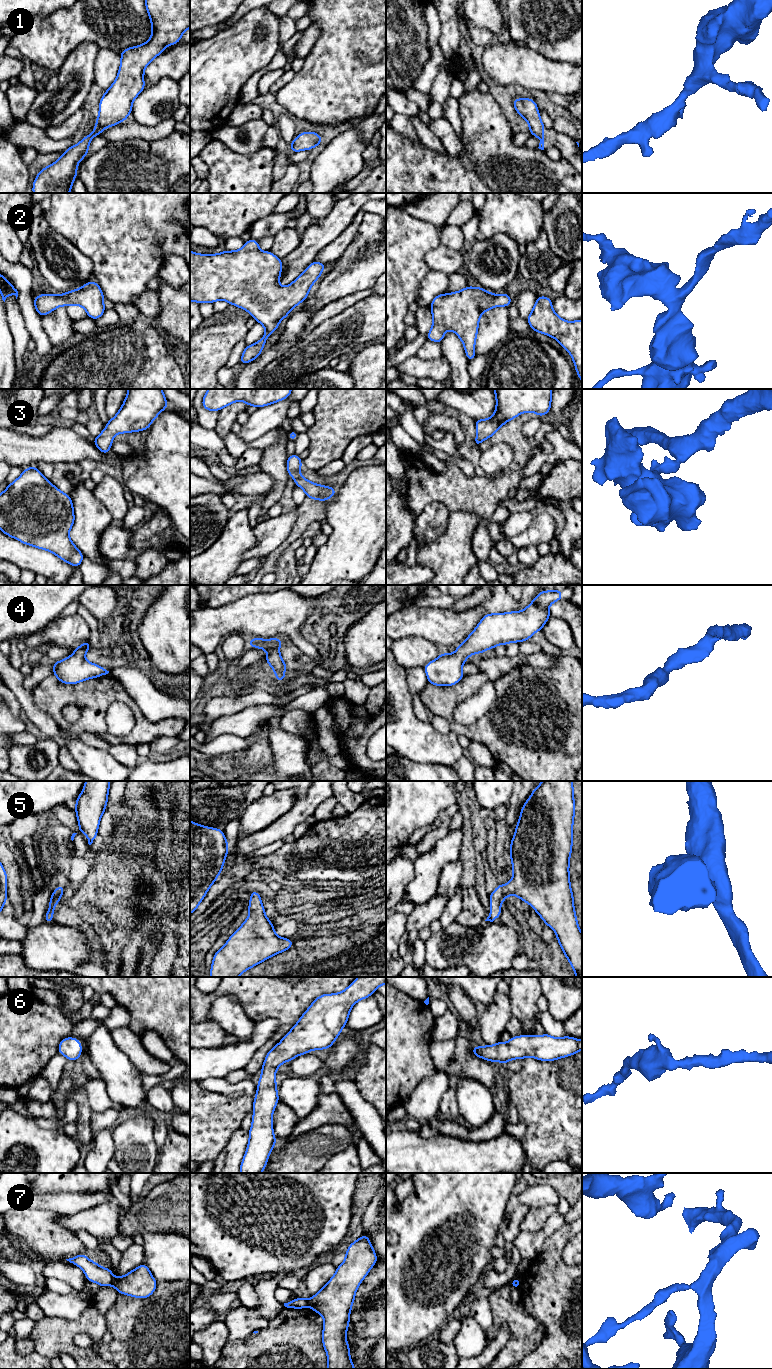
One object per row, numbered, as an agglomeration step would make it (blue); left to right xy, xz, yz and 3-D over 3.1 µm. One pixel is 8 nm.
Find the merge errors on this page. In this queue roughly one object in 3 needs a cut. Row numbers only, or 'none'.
7

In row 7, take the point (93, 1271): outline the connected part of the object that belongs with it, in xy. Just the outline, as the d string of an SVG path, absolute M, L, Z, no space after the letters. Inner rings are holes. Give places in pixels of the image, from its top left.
M85 1253L66 1260L80 1267L84 1271L88 1282L95 1282L101 1287L113 1284L114 1275L110 1268L103 1268L97 1262L89 1260Z

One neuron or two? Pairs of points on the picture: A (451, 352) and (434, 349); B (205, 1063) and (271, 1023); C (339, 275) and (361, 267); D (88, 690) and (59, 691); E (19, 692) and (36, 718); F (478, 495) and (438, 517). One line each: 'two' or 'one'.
A: two
B: one
C: one
D: one
E: one
F: two

